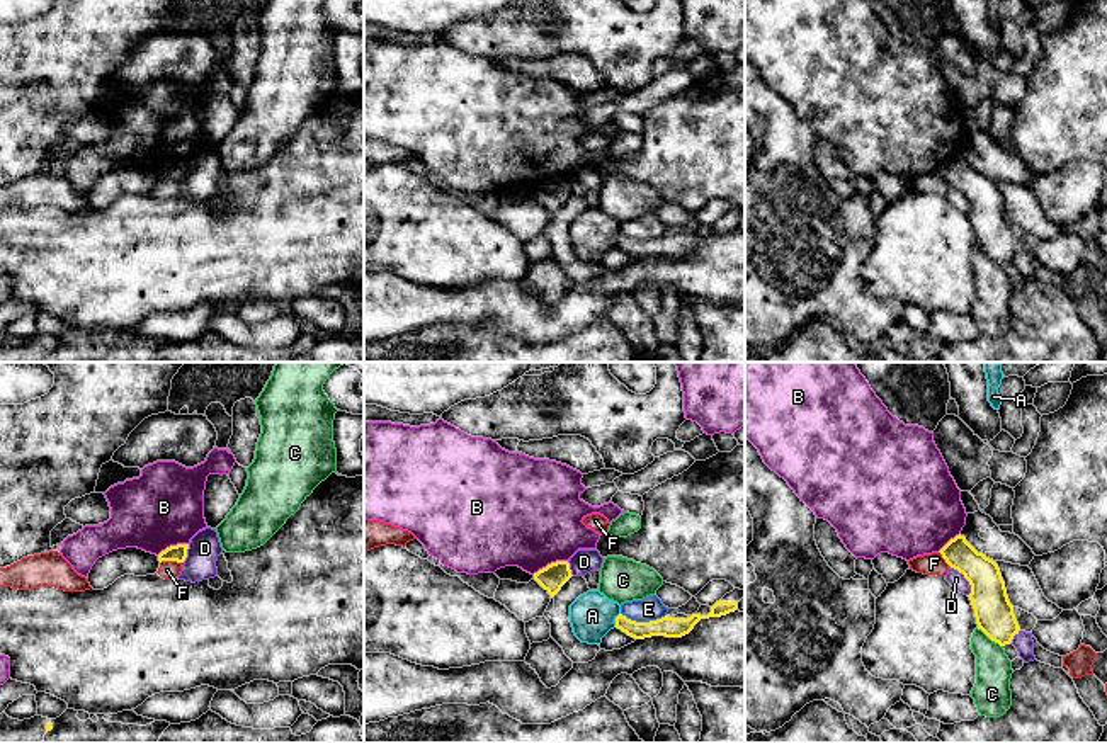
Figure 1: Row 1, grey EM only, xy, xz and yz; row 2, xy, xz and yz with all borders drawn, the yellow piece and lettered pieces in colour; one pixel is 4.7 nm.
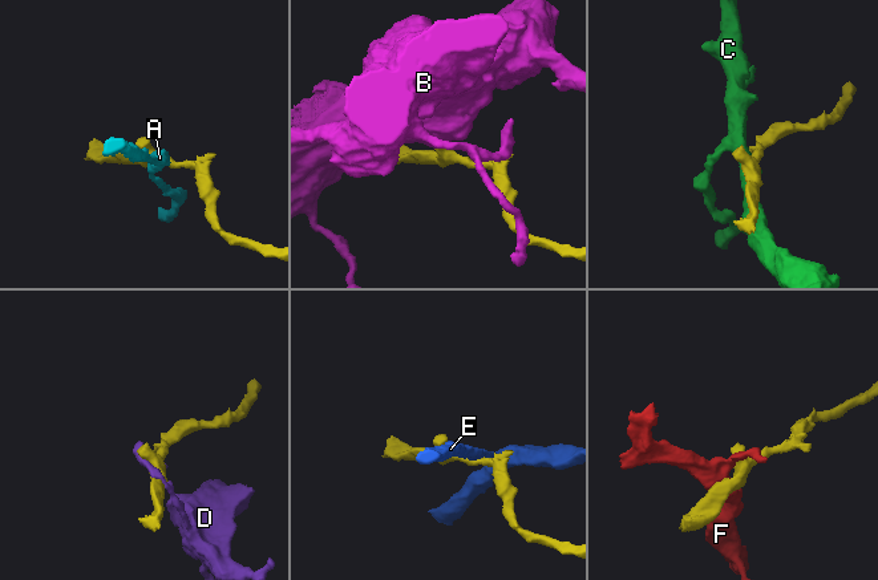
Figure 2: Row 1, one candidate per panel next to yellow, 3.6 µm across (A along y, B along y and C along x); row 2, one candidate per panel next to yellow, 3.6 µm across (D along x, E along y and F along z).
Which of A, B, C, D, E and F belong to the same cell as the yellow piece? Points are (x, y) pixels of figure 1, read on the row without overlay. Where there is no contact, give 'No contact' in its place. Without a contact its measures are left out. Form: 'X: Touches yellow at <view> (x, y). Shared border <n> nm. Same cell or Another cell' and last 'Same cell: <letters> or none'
A: Touches yellow at xz (616, 238). Shared border 80 nm. Another cell
B: Touches yellow at xz (551, 182). Shared border 180 nm. Another cell
C: Touches yellow at yz (990, 257). Shared border 160 nm. Another cell
D: Touches yellow at yz (965, 196). Shared border 180 nm. Another cell
E: Touches yellow at xz (643, 242). Shared border 220 nm. Another cell
F: Touches yellow at xy (170, 179). Shared border 110 nm. Another cell
Same cell: none

